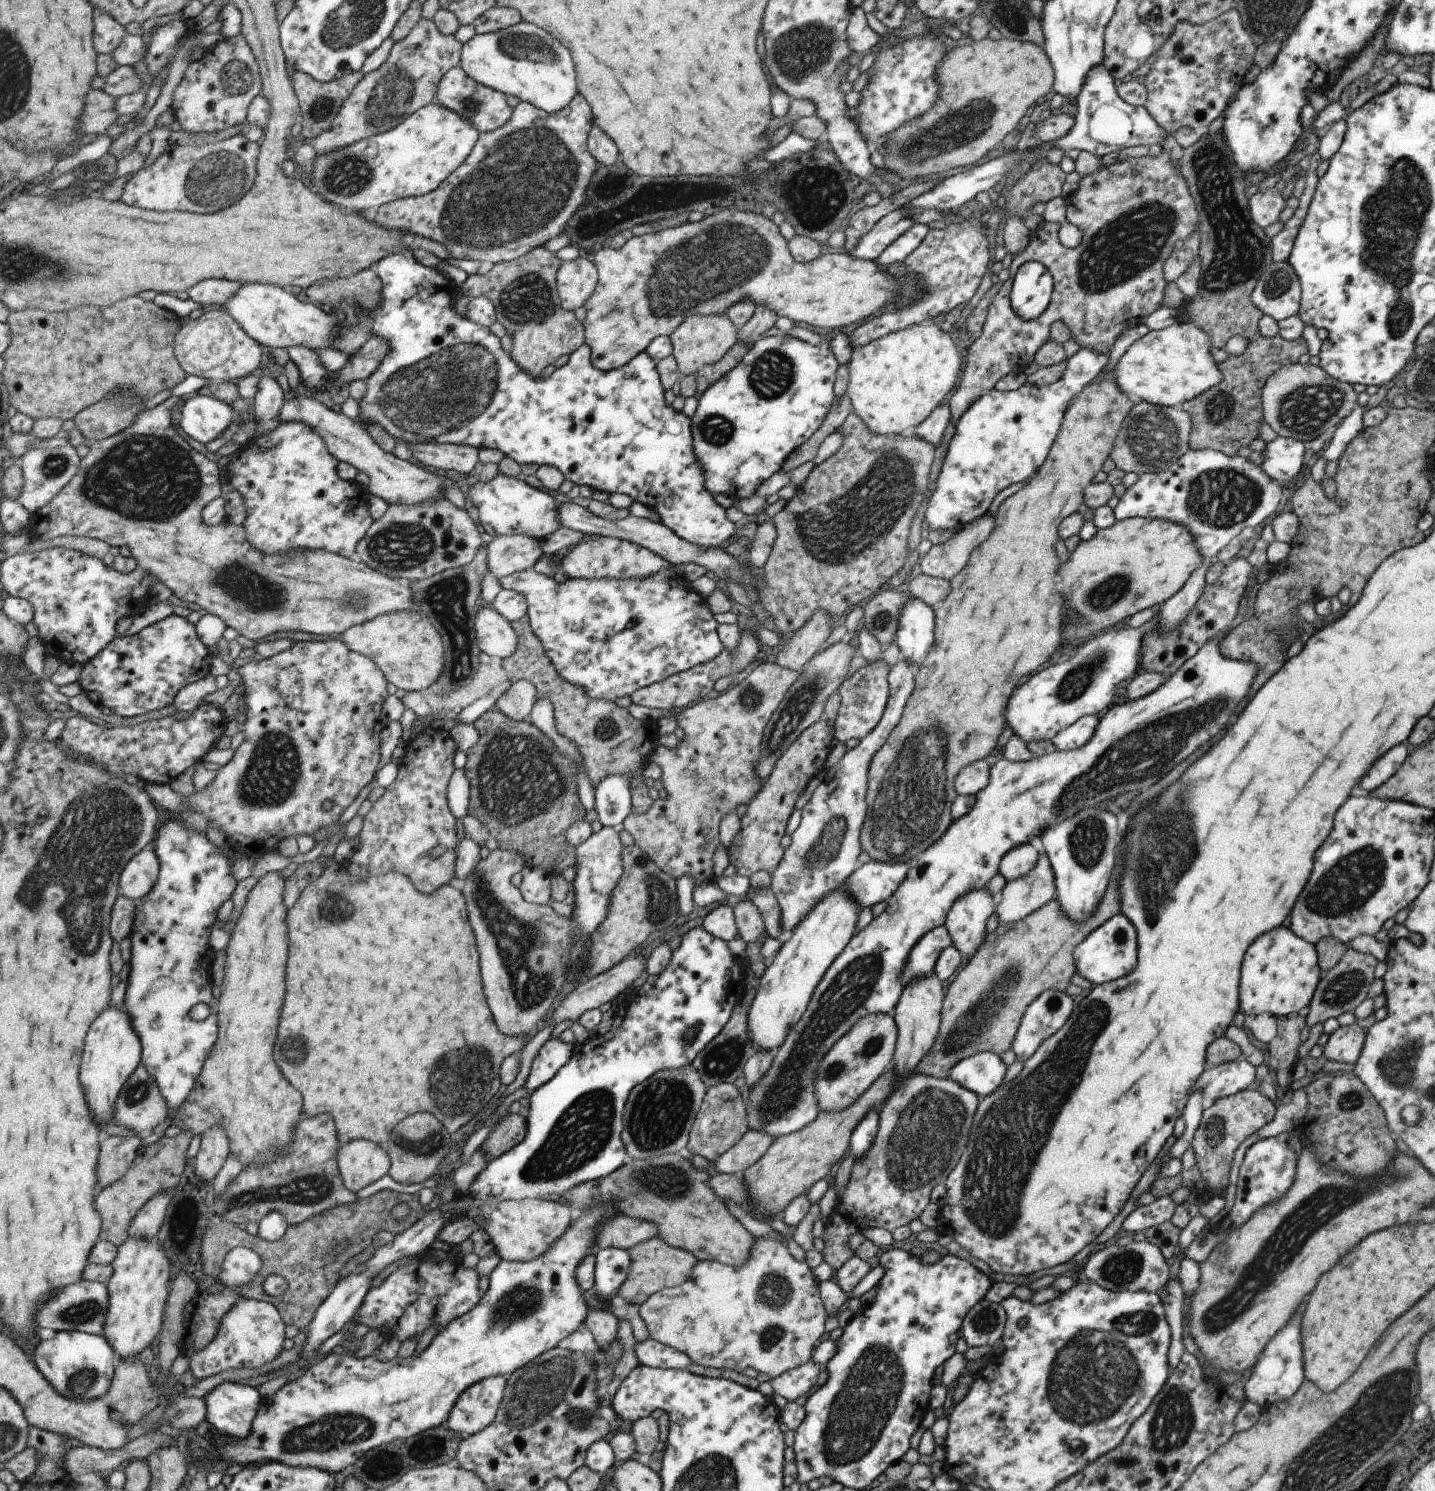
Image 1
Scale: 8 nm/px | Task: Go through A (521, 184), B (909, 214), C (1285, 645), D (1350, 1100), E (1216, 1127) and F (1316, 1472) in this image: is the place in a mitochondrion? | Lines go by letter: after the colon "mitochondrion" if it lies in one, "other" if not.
A: mitochondrion
B: other
C: other
D: mitochondrion
E: mitochondrion
F: mitochondrion

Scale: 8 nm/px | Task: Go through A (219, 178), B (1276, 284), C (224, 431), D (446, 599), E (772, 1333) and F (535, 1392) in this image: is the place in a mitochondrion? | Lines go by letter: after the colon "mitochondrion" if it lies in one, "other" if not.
A: mitochondrion
B: mitochondrion
C: other
D: mitochondrion
E: mitochondrion
F: mitochondrion

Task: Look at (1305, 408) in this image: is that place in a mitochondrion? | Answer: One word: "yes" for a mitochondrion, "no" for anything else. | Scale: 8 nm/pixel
yes

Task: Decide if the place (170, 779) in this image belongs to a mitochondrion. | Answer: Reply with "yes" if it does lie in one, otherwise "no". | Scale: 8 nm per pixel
no

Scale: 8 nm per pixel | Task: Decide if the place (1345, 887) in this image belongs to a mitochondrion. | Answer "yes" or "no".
yes

